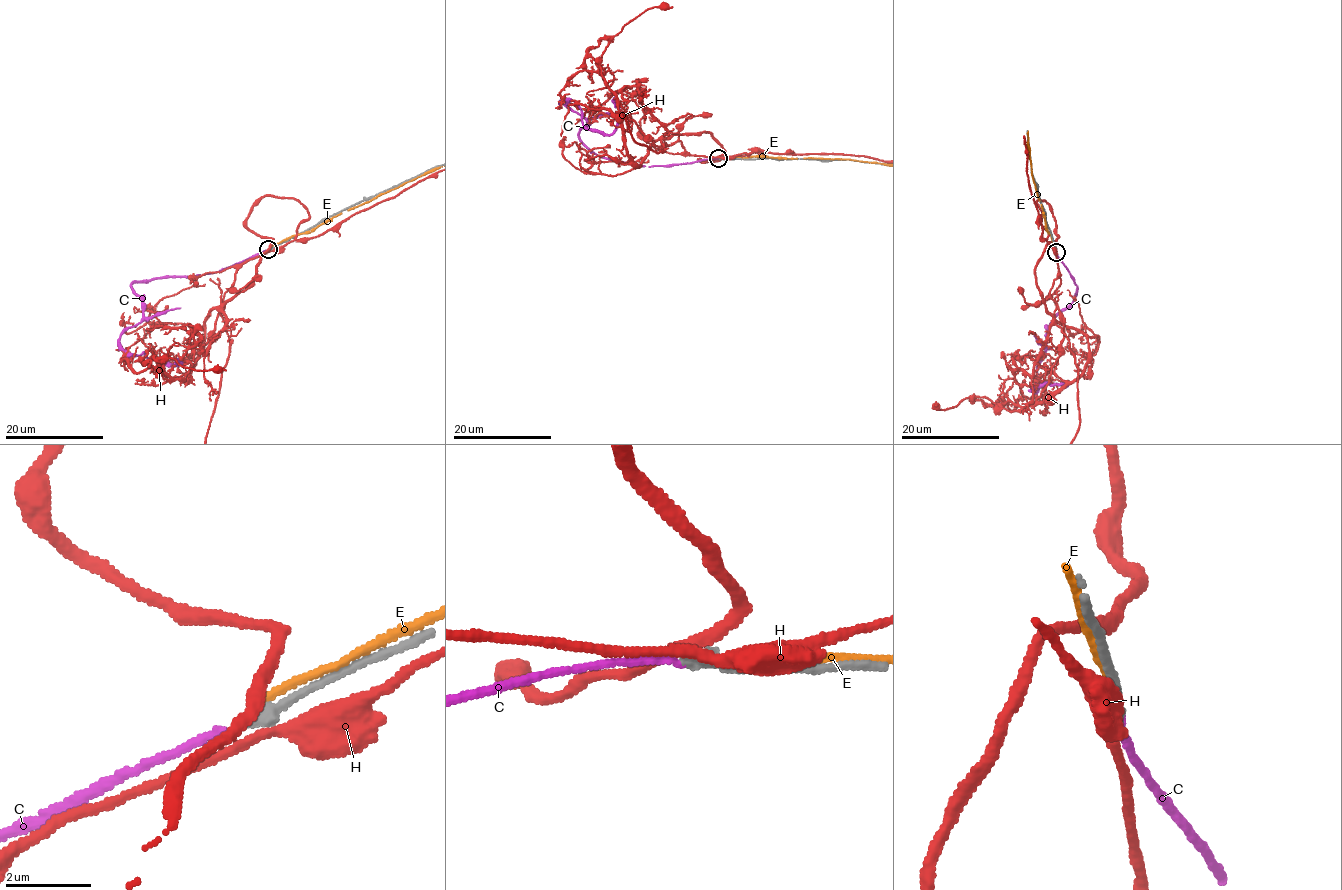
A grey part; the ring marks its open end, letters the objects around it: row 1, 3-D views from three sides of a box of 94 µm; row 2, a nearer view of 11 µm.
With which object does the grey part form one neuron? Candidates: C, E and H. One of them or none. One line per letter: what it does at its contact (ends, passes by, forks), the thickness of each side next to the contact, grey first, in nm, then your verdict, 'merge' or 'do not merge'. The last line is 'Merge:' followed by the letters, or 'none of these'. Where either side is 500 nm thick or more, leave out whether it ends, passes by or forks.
C: it ends; calibres 360 and 150 nm; merge
E: it passes by; calibres 190 and 180 nm; do not merge
H: it passes by; calibres 360 and 340 nm; do not merge
Merge: C

